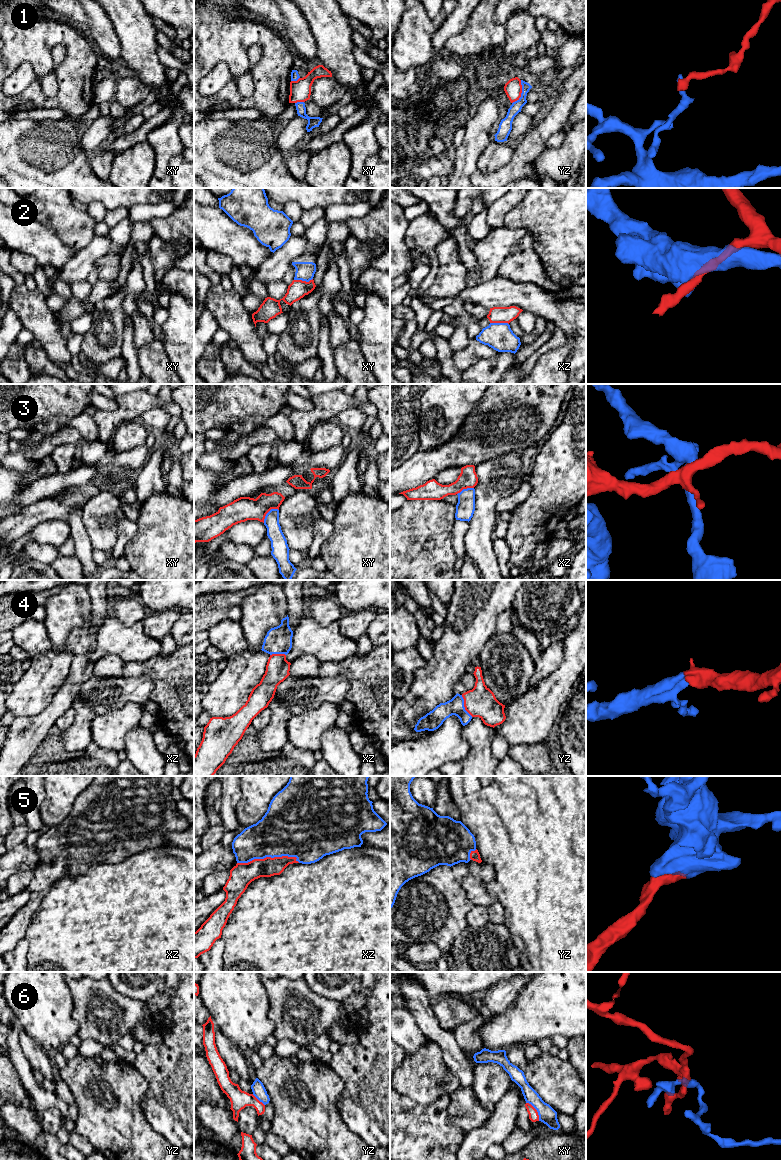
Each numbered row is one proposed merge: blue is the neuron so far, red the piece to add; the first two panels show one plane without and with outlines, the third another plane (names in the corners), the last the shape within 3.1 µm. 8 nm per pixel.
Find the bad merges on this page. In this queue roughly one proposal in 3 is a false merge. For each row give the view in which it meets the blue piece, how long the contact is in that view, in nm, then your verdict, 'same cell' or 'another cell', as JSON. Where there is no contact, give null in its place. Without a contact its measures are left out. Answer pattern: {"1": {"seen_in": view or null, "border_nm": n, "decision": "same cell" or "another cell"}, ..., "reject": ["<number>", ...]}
{"1": {"seen_in": "yz", "border_nm": 200, "decision": "another cell"}, "2": {"seen_in": "xy", "border_nm": 150, "decision": "another cell"}, "3": {"seen_in": "xy", "border_nm": 170, "decision": "another cell"}, "4": {"seen_in": "yz", "border_nm": 200, "decision": "same cell"}, "5": {"seen_in": "xz", "border_nm": 500, "decision": "same cell"}, "6": {"seen_in": "xy", "border_nm": 190, "decision": "another cell"}, "reject": ["1", "2", "3", "6"]}

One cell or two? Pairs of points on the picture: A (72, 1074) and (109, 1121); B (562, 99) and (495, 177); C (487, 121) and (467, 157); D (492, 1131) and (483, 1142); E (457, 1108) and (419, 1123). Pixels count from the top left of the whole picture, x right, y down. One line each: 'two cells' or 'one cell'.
A: one cell
B: one cell
C: one cell
D: one cell
E: two cells

